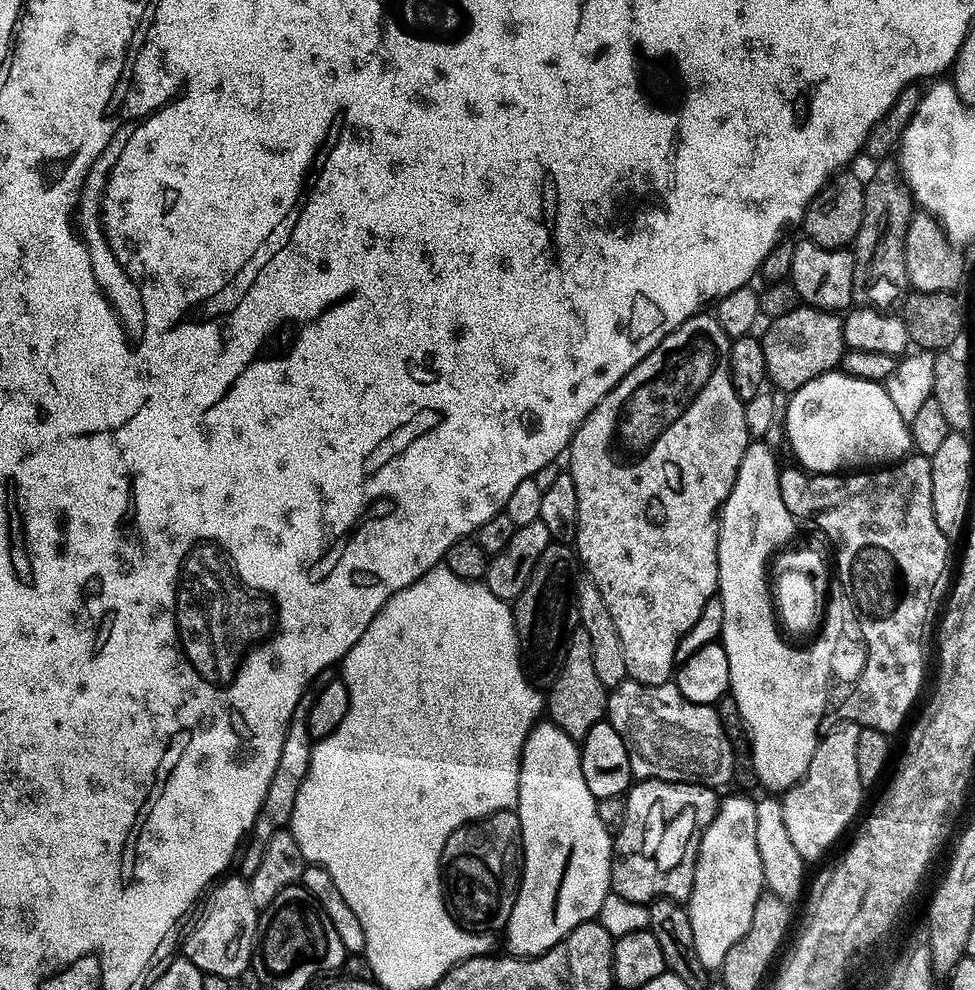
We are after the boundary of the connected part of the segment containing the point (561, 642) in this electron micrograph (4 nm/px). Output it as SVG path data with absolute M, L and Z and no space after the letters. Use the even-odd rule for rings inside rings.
M554 542L538 558L538 566L534 566L534 574L530 574L530 582L526 590L514 601L516 617L516 636L520 640L520 655L523 657L524 671L533 684L541 690L551 689L556 683L564 659L568 653L568 644L572 641L572 629L577 627L580 615L576 609L576 581L578 579L578 557L571 547L564 542Z

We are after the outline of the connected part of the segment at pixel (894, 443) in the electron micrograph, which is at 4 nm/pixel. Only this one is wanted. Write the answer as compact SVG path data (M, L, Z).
M837 370L802 386L789 400L788 440L800 459L799 467L809 474L892 466L908 459L913 451L909 421L898 414L883 384L862 382Z

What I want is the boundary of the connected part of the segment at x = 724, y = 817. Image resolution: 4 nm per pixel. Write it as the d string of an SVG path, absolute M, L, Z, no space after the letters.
M728 796L723 800L724 797L700 840L694 890L686 904L690 926L694 926L692 945L710 974L721 971L730 950L746 937L759 900L766 893L762 854L758 854L757 801L744 796Z

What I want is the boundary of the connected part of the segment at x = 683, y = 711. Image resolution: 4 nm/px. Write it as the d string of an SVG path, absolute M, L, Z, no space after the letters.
M625 682L609 695L607 719L614 730L622 734L622 742L626 742L632 775L637 781L665 780L671 784L700 784L703 788L717 790L723 790L728 783L733 783L737 773L736 755L730 746L730 738L726 738L726 730L722 730L722 722L715 707L690 702L680 693L675 683L651 688L645 684Z

